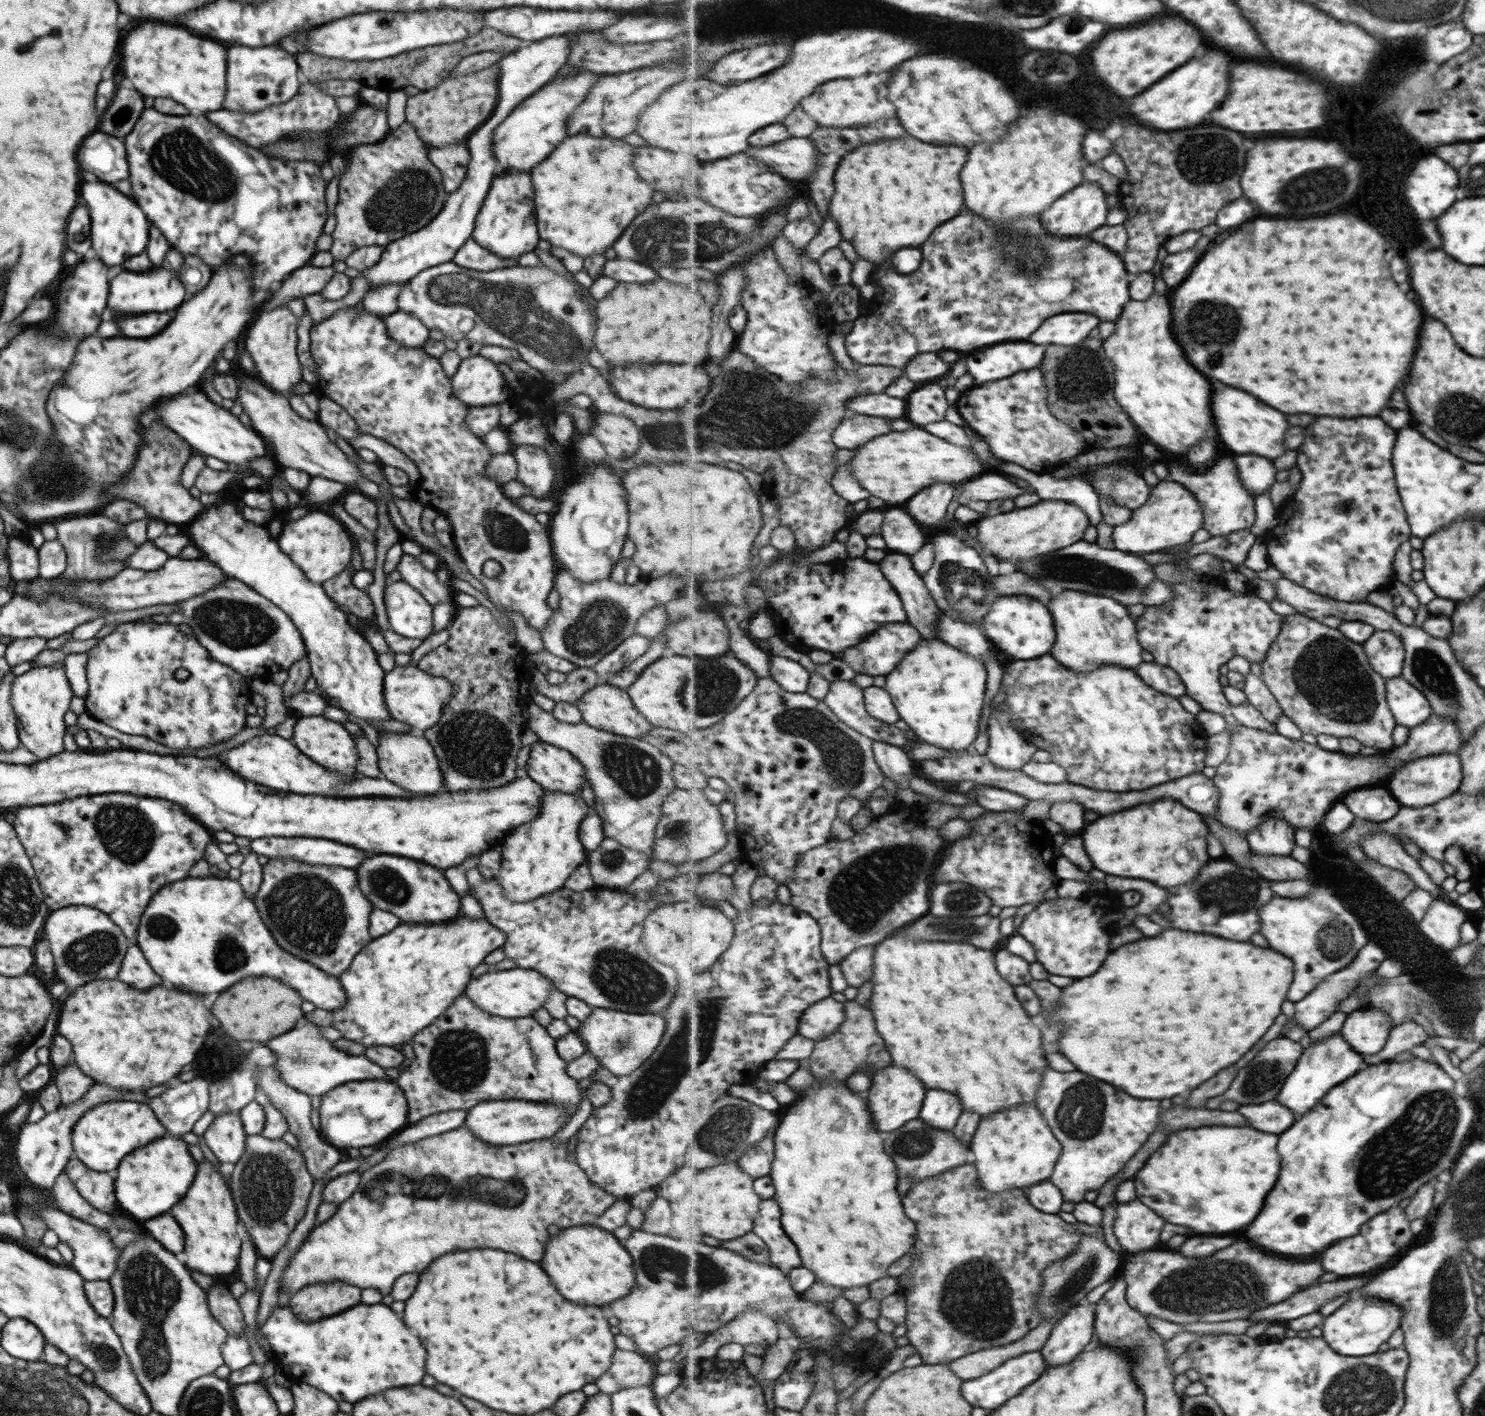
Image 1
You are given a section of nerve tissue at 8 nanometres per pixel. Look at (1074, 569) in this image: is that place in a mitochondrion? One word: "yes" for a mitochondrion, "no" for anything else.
yes

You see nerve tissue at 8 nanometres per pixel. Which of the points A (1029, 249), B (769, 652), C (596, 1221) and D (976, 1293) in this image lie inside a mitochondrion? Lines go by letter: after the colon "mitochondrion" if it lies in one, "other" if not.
A: mitochondrion
B: other
C: other
D: mitochondrion

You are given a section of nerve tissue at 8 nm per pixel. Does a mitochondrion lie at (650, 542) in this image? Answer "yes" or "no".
no

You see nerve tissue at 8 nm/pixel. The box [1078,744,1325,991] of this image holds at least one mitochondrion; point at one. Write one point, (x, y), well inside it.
(1236, 892)

